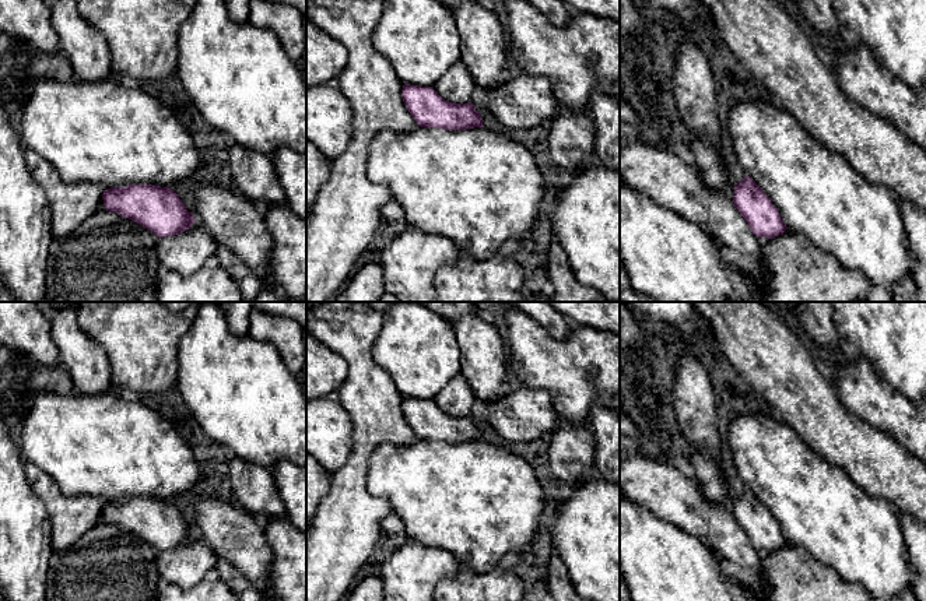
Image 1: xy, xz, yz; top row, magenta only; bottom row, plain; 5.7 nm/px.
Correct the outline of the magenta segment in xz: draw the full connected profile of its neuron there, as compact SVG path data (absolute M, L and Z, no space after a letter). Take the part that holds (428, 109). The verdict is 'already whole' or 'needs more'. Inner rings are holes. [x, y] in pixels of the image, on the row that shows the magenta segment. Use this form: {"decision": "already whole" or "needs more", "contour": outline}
{"decision": "needs more", "contour": "M404 84L401 98L418 127L407 133L379 131L371 143L366 172L373 183L389 189L404 208L406 222L453 240L459 249L483 260L509 239L532 242L532 232L544 200L544 180L532 152L505 134L488 130L471 102L452 103L432 87Z"}

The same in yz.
{"decision": "needs more", "contour": "M761 101L736 103L727 122L734 155L747 176L734 186L733 203L758 238L775 238L786 229L802 233L818 250L834 256L845 268L860 271L873 287L890 288L911 278L912 256L898 208L898 196L884 184L873 183L839 154L815 141L782 106Z"}

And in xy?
{"decision": "needs more", "contour": "M111 78L92 82L38 80L21 109L20 136L24 148L45 158L66 183L92 182L104 186L102 200L106 211L143 225L158 238L185 232L196 221L171 189L176 183L192 180L200 165L194 140L173 112L134 84Z"}

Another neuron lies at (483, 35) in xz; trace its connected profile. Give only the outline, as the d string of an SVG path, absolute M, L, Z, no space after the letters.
M477 0L438 1L453 14L460 34L460 60L473 75L476 88L488 91L502 85L508 78L508 42L502 18Z

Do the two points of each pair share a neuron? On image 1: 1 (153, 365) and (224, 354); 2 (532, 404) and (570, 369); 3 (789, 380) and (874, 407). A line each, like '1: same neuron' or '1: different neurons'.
1: different neurons
2: different neurons
3: different neurons

